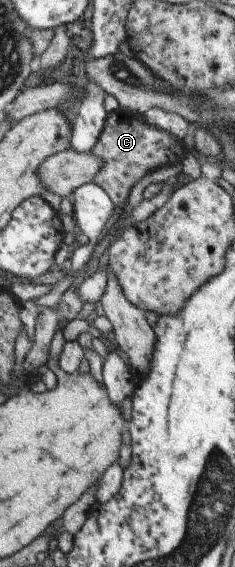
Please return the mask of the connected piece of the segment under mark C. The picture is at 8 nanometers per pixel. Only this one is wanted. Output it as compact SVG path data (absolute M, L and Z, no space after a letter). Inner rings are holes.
M119 107L107 113L103 130L90 152L103 162L101 170L93 176L92 182L103 189L114 208L121 208L138 180L159 166L180 162L185 150L179 140L173 138L171 134L145 124L141 115Z

